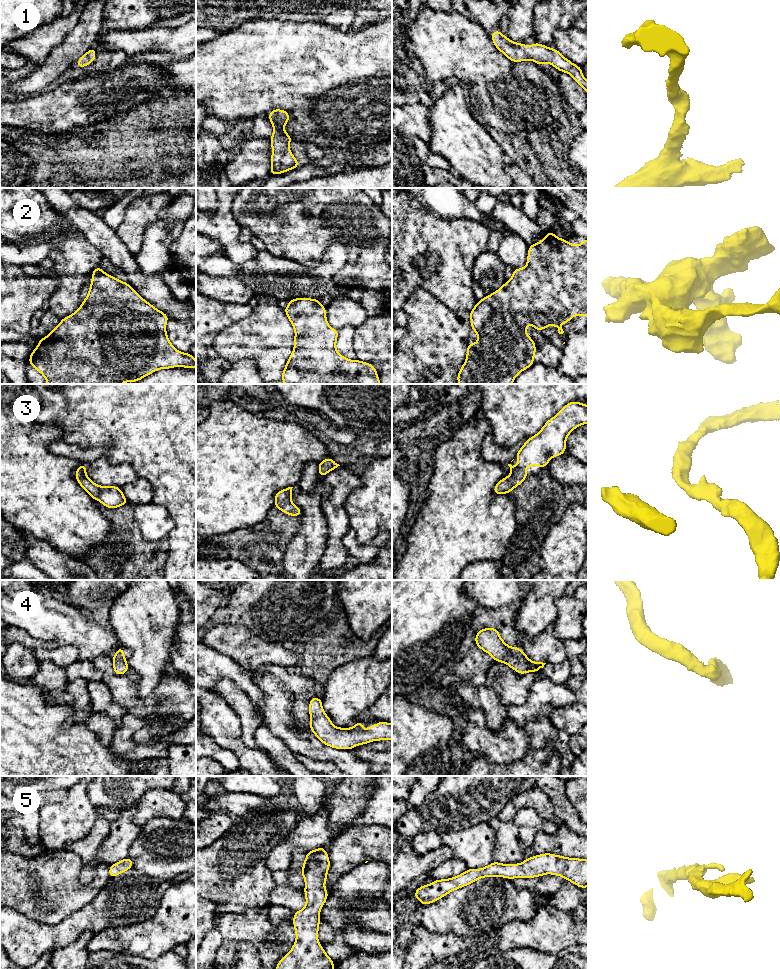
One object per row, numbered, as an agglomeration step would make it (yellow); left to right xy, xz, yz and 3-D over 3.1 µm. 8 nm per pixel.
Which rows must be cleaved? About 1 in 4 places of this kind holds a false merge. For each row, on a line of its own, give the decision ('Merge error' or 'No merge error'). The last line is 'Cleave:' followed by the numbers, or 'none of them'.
1: No merge error
2: No merge error
3: No merge error
4: No merge error
5: No merge error
Cleave: none of them

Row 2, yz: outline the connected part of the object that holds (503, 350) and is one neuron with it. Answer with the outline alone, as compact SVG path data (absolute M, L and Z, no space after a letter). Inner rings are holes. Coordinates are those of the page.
M550 231L545 239L529 245L526 267L514 269L509 281L478 301L470 311L478 342L467 345L466 361L457 375L458 384L512 384L520 372L534 364L536 345L526 334L529 323L540 332L550 325L557 326L558 333L563 334L560 324L570 322L572 316L588 316L588 240L583 238L580 245L573 245Z

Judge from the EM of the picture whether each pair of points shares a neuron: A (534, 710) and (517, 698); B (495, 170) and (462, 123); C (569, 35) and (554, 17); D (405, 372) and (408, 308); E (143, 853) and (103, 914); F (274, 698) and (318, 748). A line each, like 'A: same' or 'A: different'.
A: different
B: same
C: different
D: same
E: different
F: same

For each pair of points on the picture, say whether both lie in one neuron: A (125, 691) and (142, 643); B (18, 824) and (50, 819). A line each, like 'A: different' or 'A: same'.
A: different
B: different

